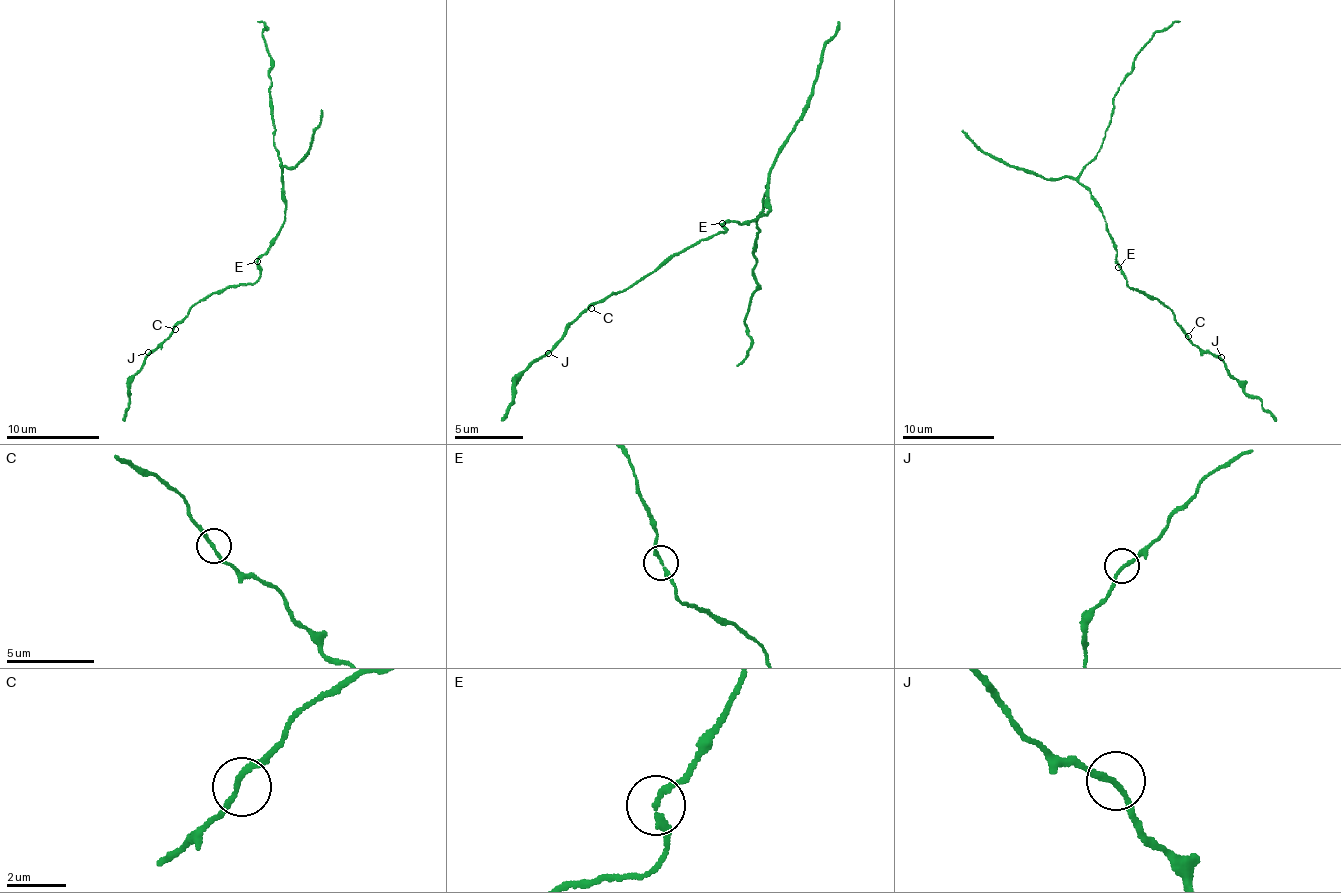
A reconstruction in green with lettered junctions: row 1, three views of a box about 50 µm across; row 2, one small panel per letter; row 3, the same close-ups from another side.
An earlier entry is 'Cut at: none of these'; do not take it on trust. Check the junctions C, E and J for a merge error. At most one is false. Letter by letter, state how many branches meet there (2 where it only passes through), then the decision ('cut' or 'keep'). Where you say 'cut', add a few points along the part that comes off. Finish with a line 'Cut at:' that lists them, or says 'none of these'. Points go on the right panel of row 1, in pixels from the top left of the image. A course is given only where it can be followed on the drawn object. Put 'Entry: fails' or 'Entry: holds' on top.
Entry: holds
C: 2 | keep
E: 2 | keep
J: 2 | keep
Cut at: none of these

